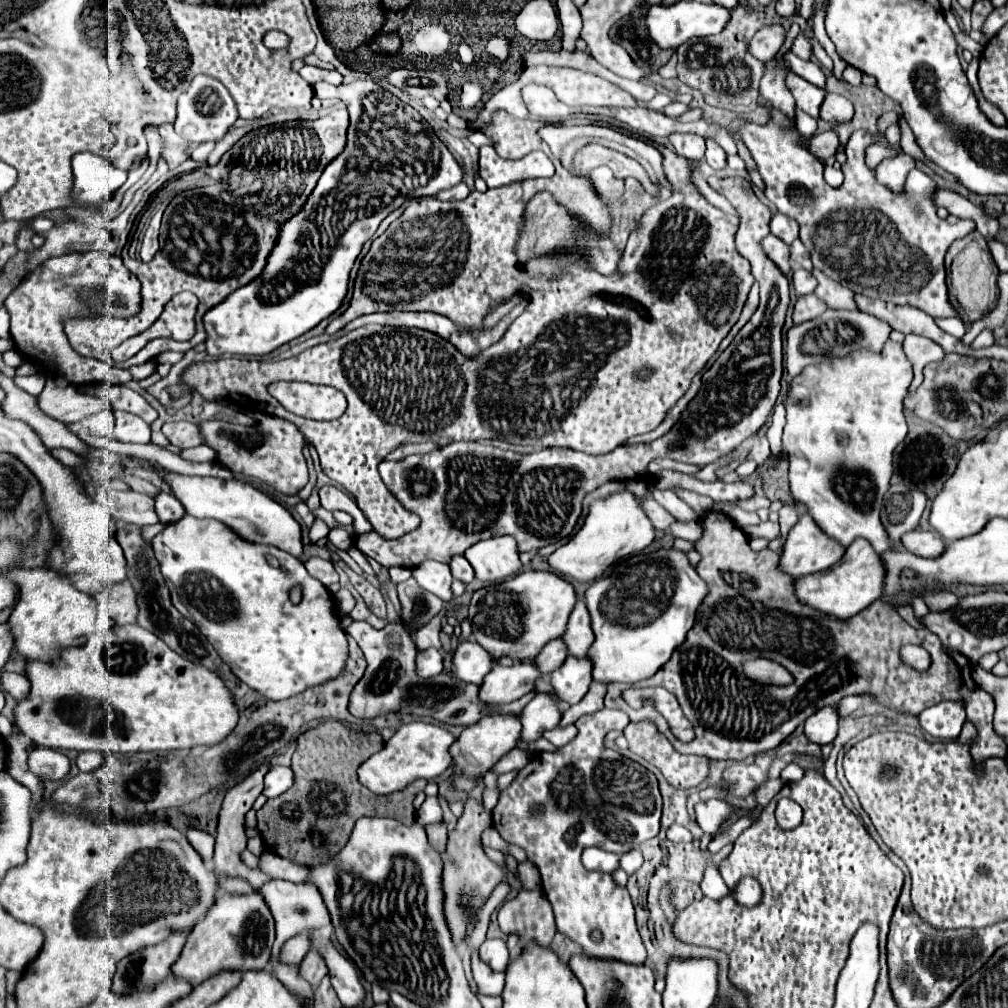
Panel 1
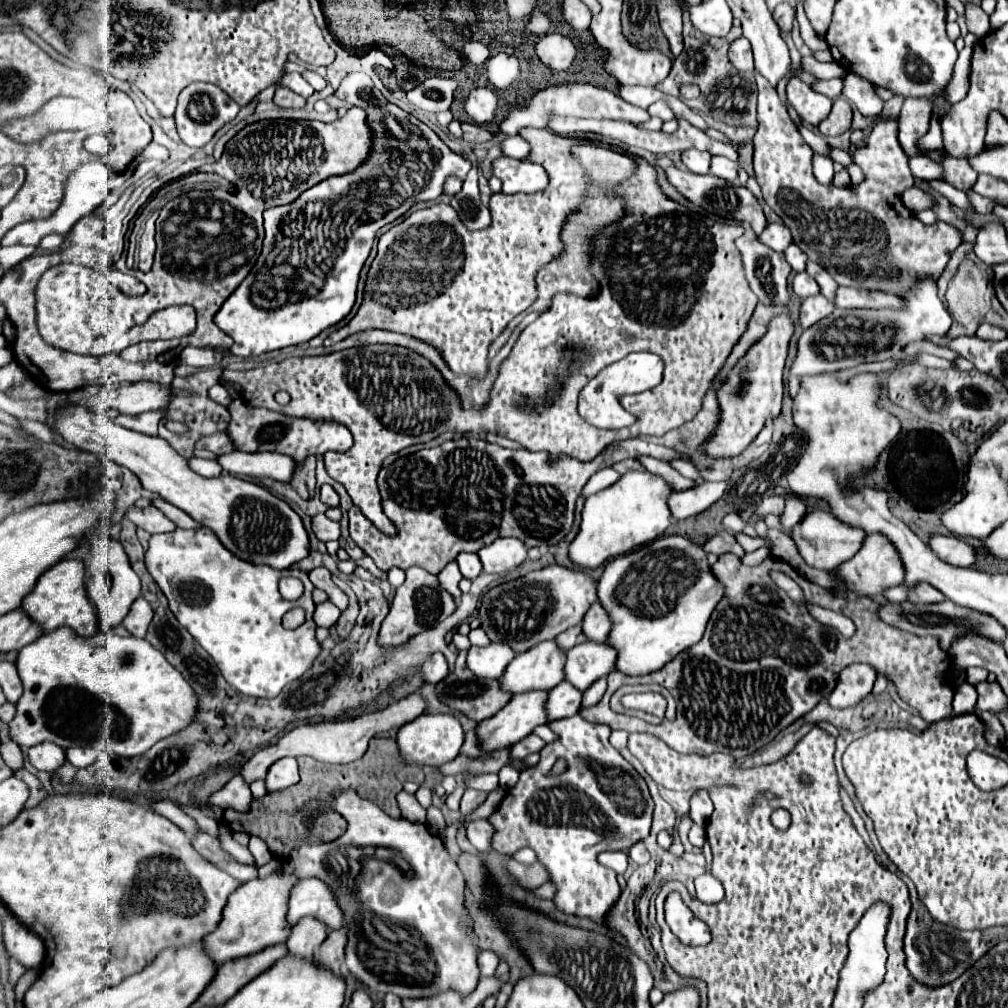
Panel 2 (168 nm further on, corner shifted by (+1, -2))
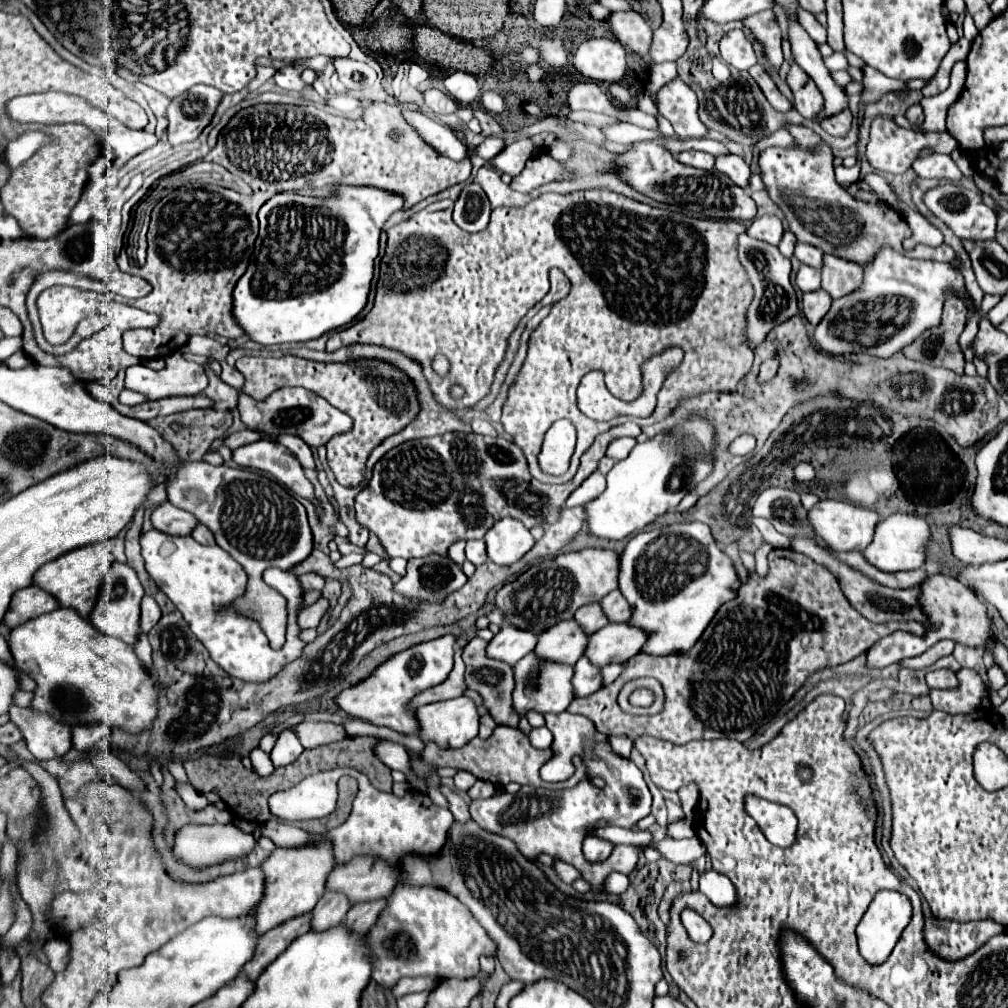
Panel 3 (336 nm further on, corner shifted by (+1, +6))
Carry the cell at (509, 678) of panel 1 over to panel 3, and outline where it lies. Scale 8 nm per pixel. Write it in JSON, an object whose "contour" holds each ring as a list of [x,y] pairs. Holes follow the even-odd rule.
{"contour":[[[571,619],[549,627],[549,631],[543,631],[533,653],[537,655],[537,659],[545,659],[549,663],[567,663],[569,667],[573,667],[583,655],[585,645],[587,635]]]}

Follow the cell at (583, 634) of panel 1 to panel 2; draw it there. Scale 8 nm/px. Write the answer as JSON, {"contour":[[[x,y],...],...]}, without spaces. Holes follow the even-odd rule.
{"contour":[[[595,603],[583,619],[583,631],[585,635],[589,635],[591,641],[599,641],[599,643],[607,641],[611,627],[613,627],[613,621],[601,603]]]}

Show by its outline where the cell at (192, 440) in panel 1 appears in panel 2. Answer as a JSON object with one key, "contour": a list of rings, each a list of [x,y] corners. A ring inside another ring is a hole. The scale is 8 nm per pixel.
{"contour":[[[217,433],[217,435],[209,435],[201,441],[197,441],[197,447],[201,449],[209,449],[217,455],[225,455],[225,453],[233,453],[235,445],[231,443],[231,437],[227,437],[227,433]]]}

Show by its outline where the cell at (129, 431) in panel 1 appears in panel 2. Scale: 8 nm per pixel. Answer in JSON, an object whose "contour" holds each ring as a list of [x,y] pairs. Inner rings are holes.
{"contour":[[[147,411],[141,415],[119,415],[117,423],[145,435],[157,435],[157,425],[165,417],[165,411]]]}

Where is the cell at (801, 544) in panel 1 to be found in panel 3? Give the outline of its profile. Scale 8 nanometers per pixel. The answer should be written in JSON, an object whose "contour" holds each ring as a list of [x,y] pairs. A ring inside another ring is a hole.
{"contour":[[[823,499],[819,501],[807,515],[809,525],[813,527],[813,533],[817,539],[821,539],[831,551],[841,553],[841,551],[863,551],[871,539],[873,539],[873,529],[879,521],[879,515],[875,511],[835,501],[835,499]]]}

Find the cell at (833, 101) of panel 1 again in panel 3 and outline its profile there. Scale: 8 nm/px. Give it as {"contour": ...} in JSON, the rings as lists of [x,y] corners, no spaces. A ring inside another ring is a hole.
{"contour":[[[845,109],[845,111],[841,111],[841,115],[833,115],[829,119],[821,119],[819,123],[821,123],[821,127],[827,133],[837,135],[837,137],[843,137],[843,135],[847,135],[847,131],[851,127],[851,121],[853,121],[853,115],[851,115],[849,109]]]}

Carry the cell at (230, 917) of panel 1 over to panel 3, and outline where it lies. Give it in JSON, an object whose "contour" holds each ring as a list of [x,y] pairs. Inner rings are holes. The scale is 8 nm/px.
{"contour":[[[319,845],[319,847],[301,847],[301,849],[281,849],[277,847],[275,853],[271,853],[263,863],[261,871],[265,875],[265,893],[261,903],[253,909],[251,917],[255,921],[255,935],[263,935],[265,931],[297,917],[303,913],[309,913],[315,903],[321,899],[323,885],[327,879],[327,873],[333,869],[333,853],[331,847]]]}

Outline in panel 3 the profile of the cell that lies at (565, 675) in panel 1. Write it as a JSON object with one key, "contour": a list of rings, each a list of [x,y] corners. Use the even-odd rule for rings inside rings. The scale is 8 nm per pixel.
{"contour":[[[609,623],[601,631],[587,637],[585,657],[593,665],[605,667],[609,663],[625,663],[639,653],[647,635],[627,623]]]}

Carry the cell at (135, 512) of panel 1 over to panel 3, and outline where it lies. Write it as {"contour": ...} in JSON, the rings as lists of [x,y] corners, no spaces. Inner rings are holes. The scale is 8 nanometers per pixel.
{"contour":[[[167,501],[153,509],[151,523],[157,531],[169,533],[169,535],[189,535],[193,531],[193,527],[197,525],[197,519],[191,513],[175,507]]]}

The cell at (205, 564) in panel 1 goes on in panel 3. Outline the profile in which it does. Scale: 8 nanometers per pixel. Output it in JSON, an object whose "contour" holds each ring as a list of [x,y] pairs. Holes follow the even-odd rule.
{"contour":[[[157,529],[141,535],[141,549],[147,573],[155,579],[157,587],[175,603],[175,607],[189,623],[193,635],[205,645],[213,661],[225,673],[245,683],[265,683],[273,679],[273,675],[277,675],[285,665],[301,657],[301,651],[307,643],[299,637],[301,627],[297,623],[297,615],[303,609],[303,587],[295,573],[281,571],[277,567],[269,567],[263,573],[263,581],[287,599],[289,611],[285,645],[281,649],[271,649],[269,639],[255,619],[235,619],[237,615],[229,611],[229,605],[245,595],[247,575],[245,569],[237,561],[233,561],[227,551],[217,545],[201,545],[191,535],[165,535]]]}

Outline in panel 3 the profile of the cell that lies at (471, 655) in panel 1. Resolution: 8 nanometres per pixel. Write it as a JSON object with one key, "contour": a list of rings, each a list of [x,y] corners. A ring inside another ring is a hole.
{"contour":[[[501,625],[501,631],[487,643],[487,655],[489,659],[497,659],[513,667],[519,659],[535,649],[535,643],[537,637],[531,631],[523,631],[513,625]]]}

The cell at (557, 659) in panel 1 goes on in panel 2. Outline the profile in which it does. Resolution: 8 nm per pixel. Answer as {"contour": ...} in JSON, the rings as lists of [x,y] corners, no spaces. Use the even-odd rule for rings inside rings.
{"contour":[[[573,625],[573,627],[569,627],[567,631],[563,631],[563,633],[557,637],[557,645],[559,645],[561,649],[565,649],[565,651],[569,651],[571,647],[575,647],[575,645],[579,645],[579,643],[585,643],[585,641],[587,641],[587,637],[585,637],[581,625]]]}

